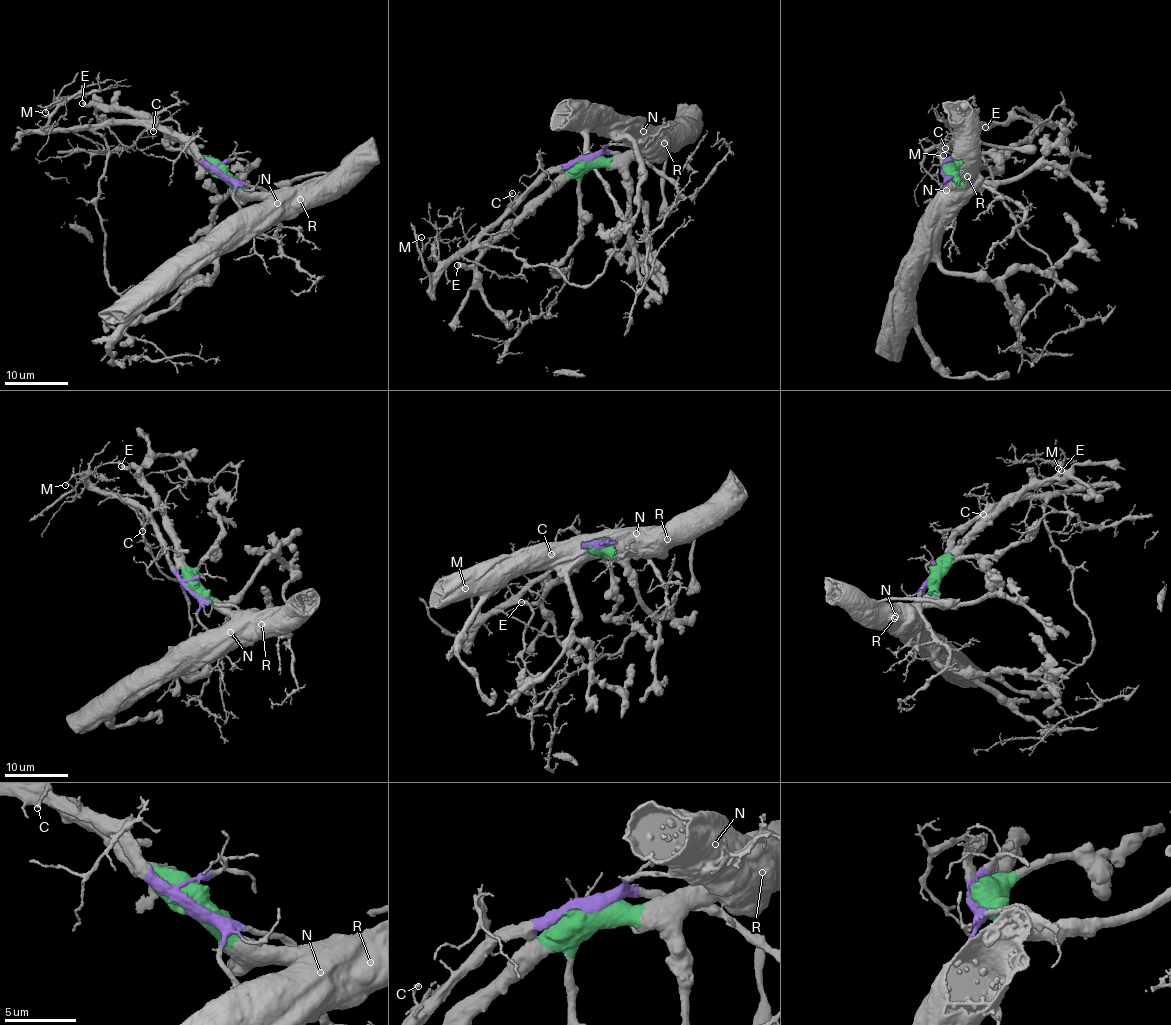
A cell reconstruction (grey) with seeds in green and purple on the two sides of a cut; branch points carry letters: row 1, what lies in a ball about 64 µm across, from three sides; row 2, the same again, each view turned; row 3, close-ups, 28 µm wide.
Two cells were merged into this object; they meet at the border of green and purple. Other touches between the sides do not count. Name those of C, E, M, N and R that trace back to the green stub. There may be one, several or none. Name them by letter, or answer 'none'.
E, N, R

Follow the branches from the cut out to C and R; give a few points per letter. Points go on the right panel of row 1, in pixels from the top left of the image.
C: (945, 175), (941, 160), (953, 138), (950, 133), (945, 148)
R: (945, 175), (952, 180), (961, 180), (955, 174), (953, 177), (957, 180), (968, 176)

